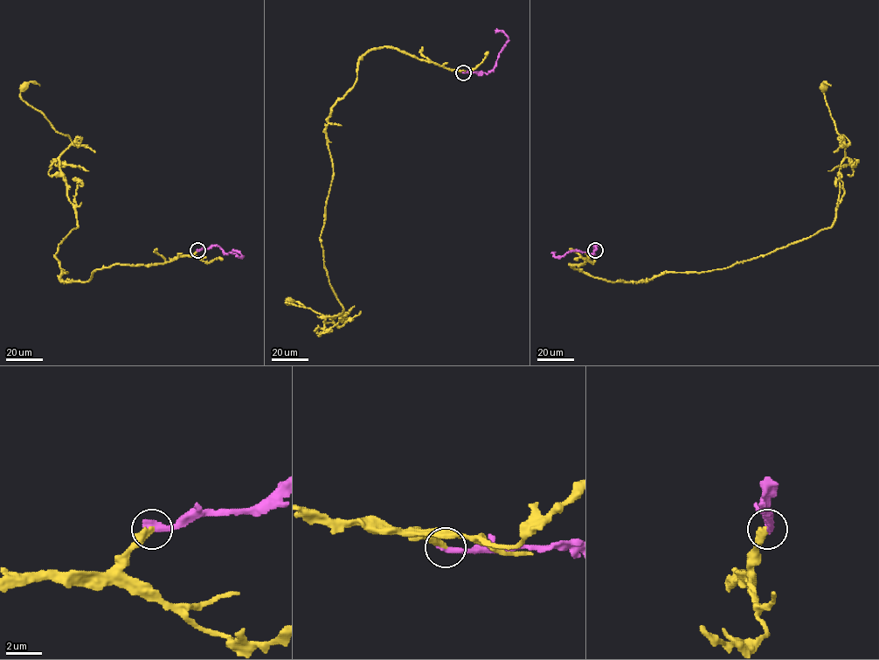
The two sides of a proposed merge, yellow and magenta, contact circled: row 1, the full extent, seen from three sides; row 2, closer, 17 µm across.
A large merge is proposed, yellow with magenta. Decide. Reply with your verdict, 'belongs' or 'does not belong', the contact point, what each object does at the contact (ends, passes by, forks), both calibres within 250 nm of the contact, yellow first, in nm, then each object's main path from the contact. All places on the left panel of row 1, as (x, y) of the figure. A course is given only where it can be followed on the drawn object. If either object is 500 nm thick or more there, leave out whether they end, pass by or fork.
does not belong | (197, 250) | yellow ends | magenta ends | 360/440 nm | yellow via (197, 250), (61, 281), (67, 272), (54, 256), (77, 227), (59, 168), (72, 141), (23, 100), (23, 86) | magenta via (197, 250), (218, 246), (225, 253), (236, 250), (243, 257), (229, 252)

